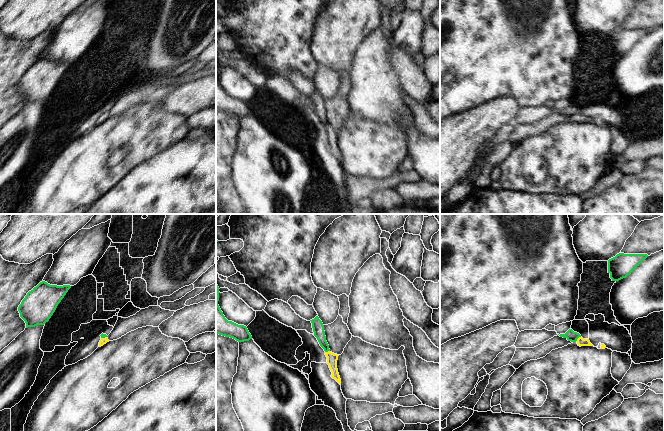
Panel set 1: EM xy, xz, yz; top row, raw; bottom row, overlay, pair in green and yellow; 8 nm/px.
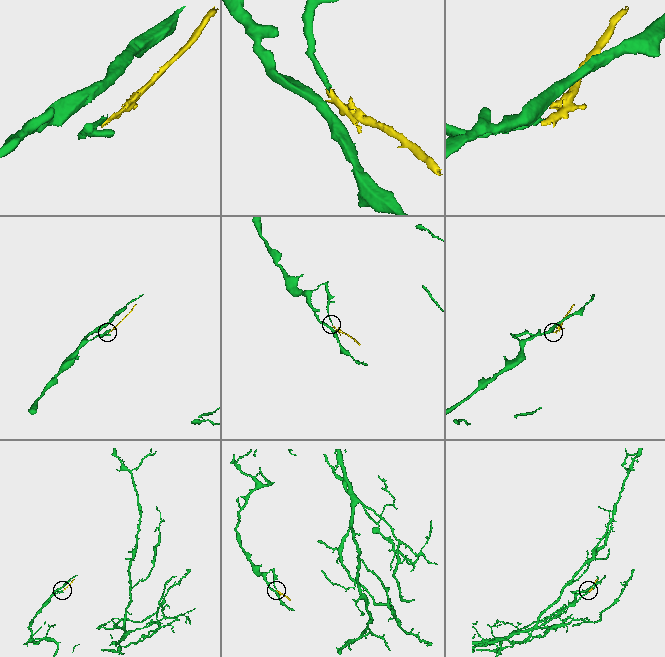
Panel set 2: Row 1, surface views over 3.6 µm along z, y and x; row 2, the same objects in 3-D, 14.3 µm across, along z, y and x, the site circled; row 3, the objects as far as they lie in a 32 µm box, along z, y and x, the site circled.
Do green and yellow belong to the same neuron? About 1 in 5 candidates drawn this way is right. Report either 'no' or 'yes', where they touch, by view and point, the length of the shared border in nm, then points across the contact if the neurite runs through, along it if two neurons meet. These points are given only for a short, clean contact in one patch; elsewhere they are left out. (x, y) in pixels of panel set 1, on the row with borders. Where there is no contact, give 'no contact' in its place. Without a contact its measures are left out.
no; meets green in yz at (577, 338); contact 60 nm long; border along yz (580, 336), (575, 341)

